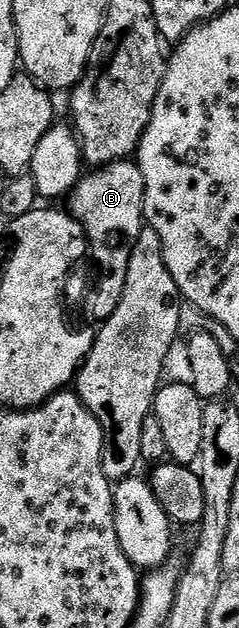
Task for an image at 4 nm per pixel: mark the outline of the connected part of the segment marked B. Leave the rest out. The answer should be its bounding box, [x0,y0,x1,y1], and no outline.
[70,160,146,324]

